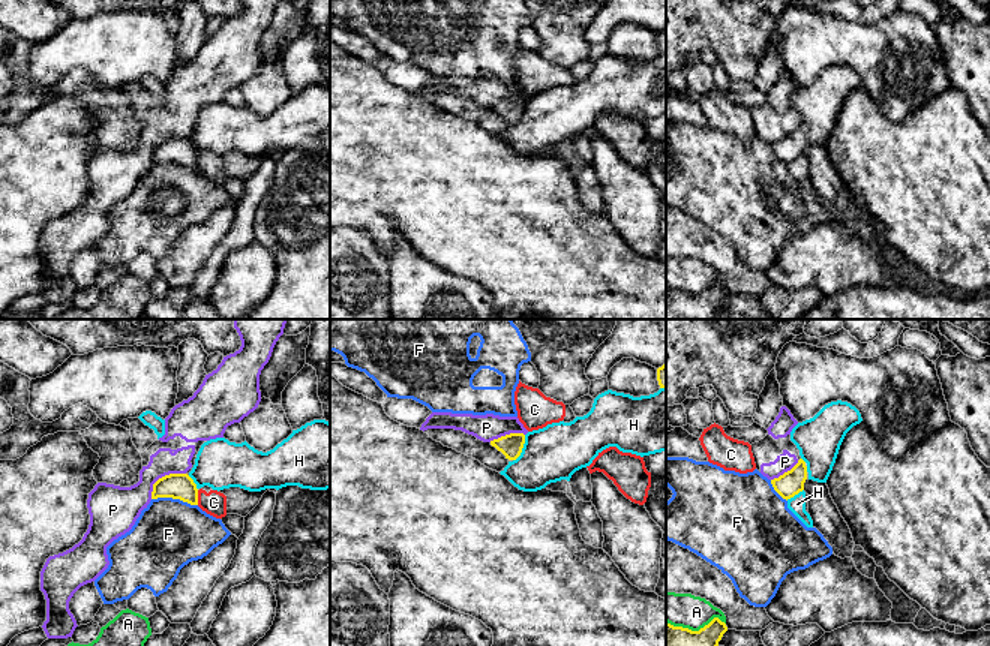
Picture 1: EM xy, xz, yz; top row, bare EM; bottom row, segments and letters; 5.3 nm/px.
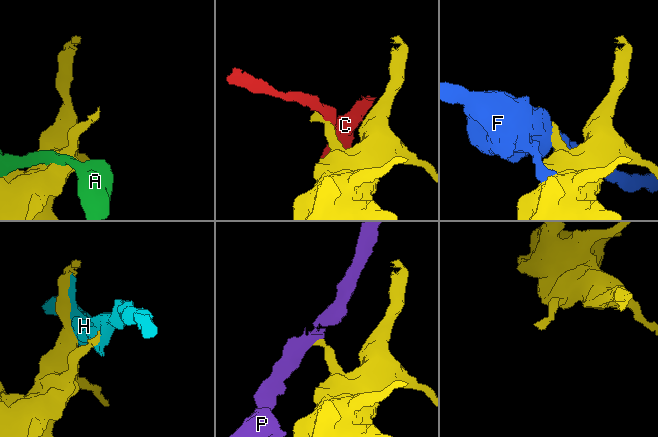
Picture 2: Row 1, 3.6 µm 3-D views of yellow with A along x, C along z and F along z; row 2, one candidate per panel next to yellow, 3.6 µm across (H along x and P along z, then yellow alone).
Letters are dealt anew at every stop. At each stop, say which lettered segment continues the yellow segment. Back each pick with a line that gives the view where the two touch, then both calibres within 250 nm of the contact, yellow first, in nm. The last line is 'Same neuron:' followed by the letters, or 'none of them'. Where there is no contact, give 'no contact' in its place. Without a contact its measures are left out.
Same neuron: none of them

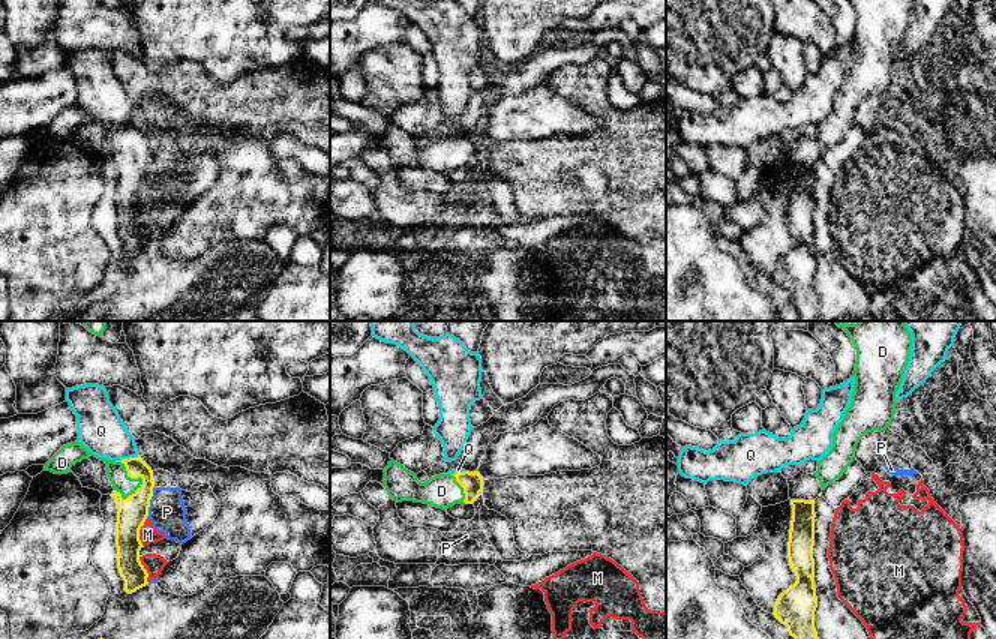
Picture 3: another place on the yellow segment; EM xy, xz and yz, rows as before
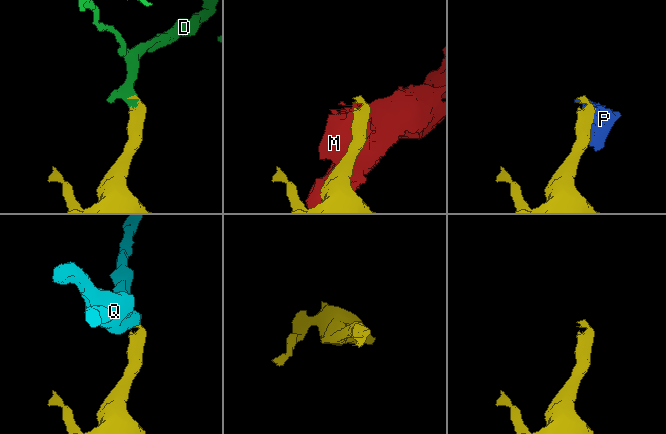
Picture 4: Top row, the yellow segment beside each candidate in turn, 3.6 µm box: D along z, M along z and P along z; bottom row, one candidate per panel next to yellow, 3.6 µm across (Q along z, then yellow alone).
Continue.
D: meets yellow in xy; 160 nm thick on the yellow side, 110 nm on the other
Same neuron: D

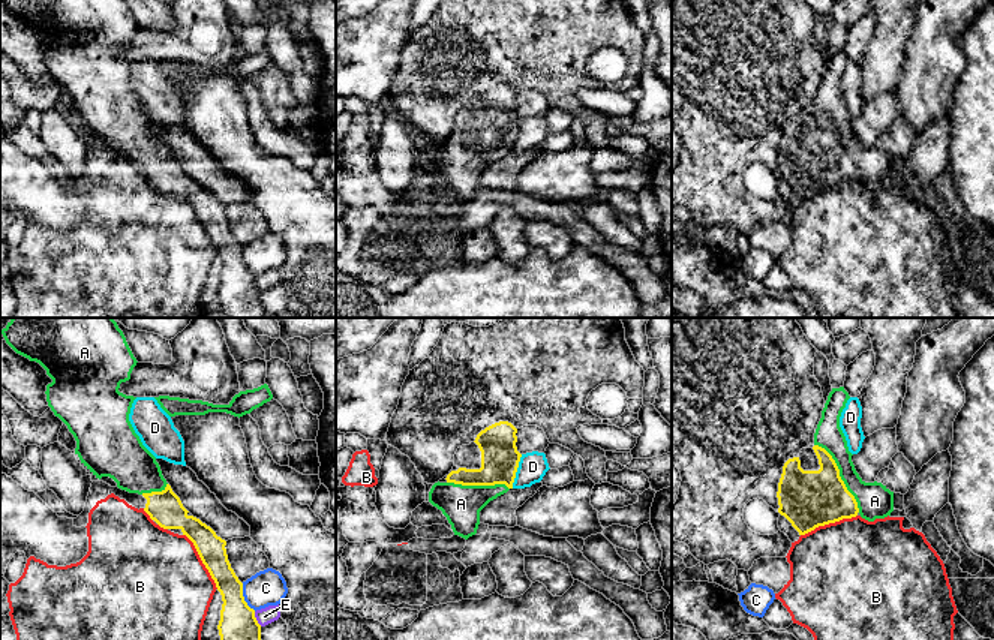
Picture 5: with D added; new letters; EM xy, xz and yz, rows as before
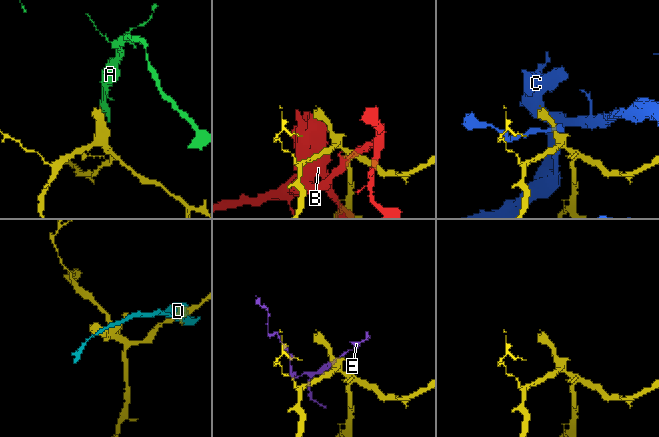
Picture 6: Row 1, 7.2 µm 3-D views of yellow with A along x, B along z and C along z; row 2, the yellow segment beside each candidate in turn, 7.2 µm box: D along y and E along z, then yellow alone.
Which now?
A: meets yellow in yz; 300 nm thick on the yellow side, 190 nm on the other
Same neuron: A

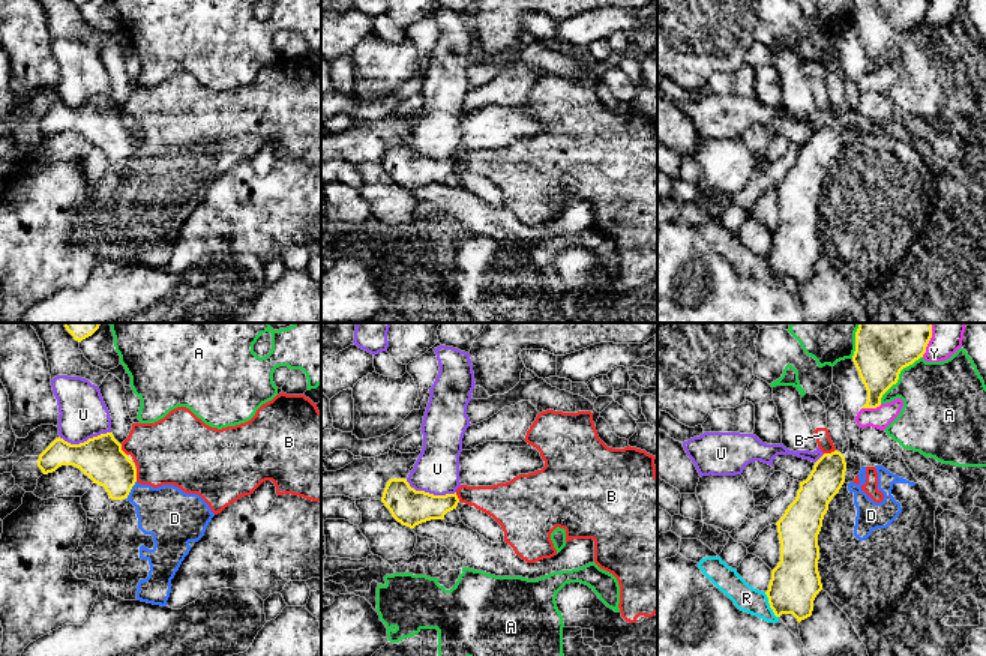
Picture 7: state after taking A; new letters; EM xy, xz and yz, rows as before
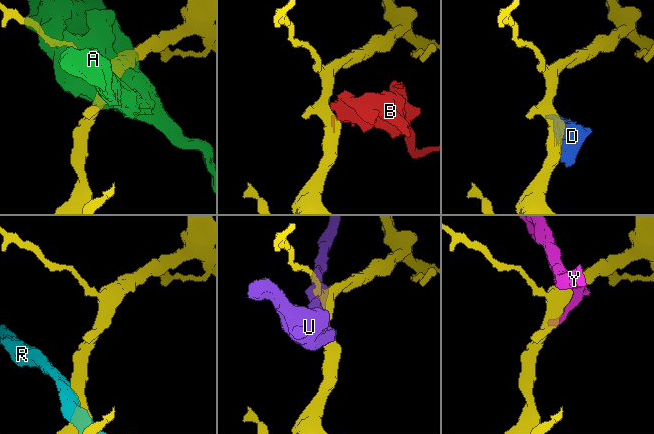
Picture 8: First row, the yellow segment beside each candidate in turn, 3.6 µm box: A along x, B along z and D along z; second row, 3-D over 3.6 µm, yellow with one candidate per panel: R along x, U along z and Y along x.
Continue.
Same neuron: none of them

